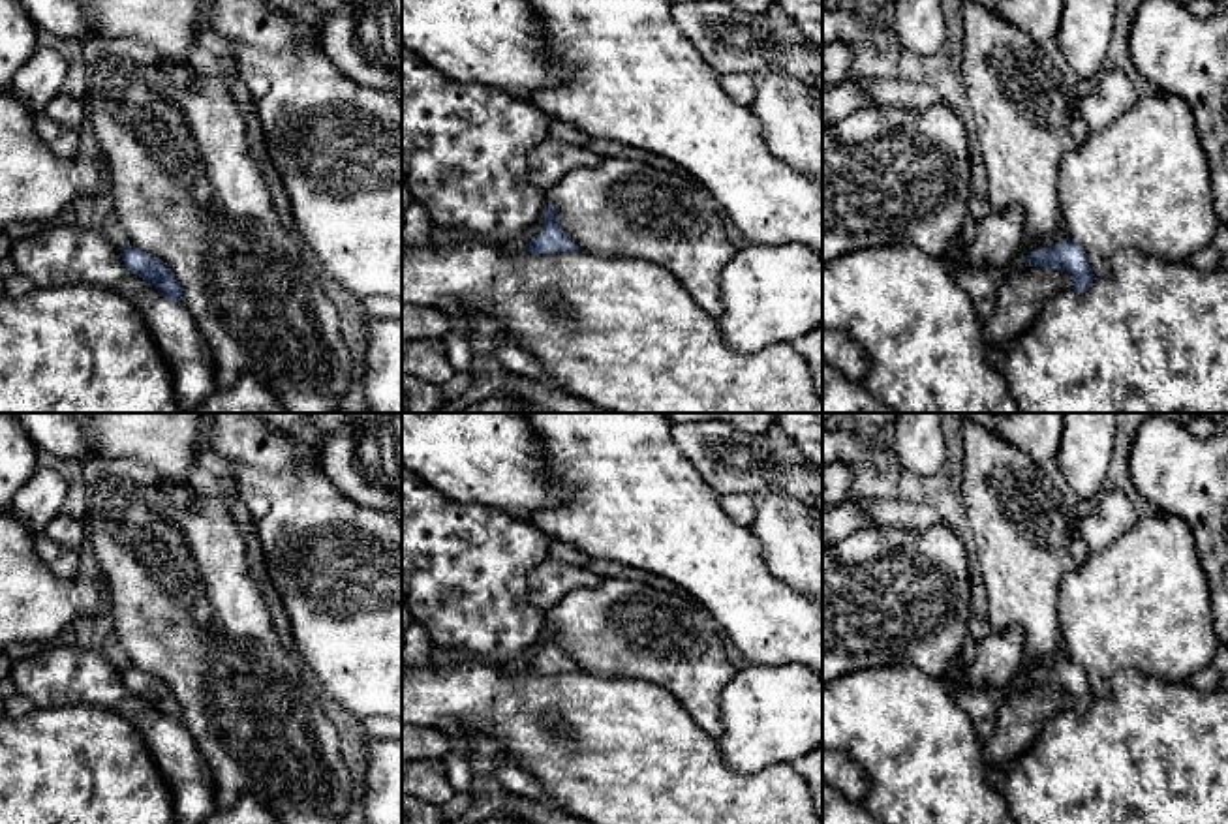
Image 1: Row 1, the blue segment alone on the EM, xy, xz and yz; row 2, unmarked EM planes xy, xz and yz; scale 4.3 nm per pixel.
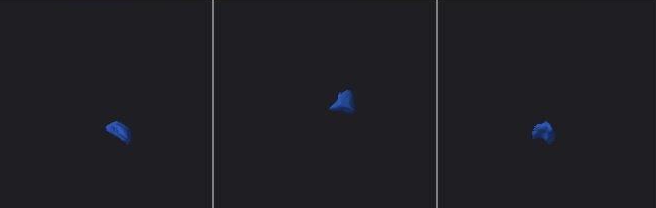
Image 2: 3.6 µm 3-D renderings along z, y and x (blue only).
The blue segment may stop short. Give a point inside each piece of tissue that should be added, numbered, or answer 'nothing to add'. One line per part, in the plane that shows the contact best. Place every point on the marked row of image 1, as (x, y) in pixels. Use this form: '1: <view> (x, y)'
1: yz (982, 286)

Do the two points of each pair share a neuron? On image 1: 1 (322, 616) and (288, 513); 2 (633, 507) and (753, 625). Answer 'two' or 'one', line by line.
1: one
2: one

